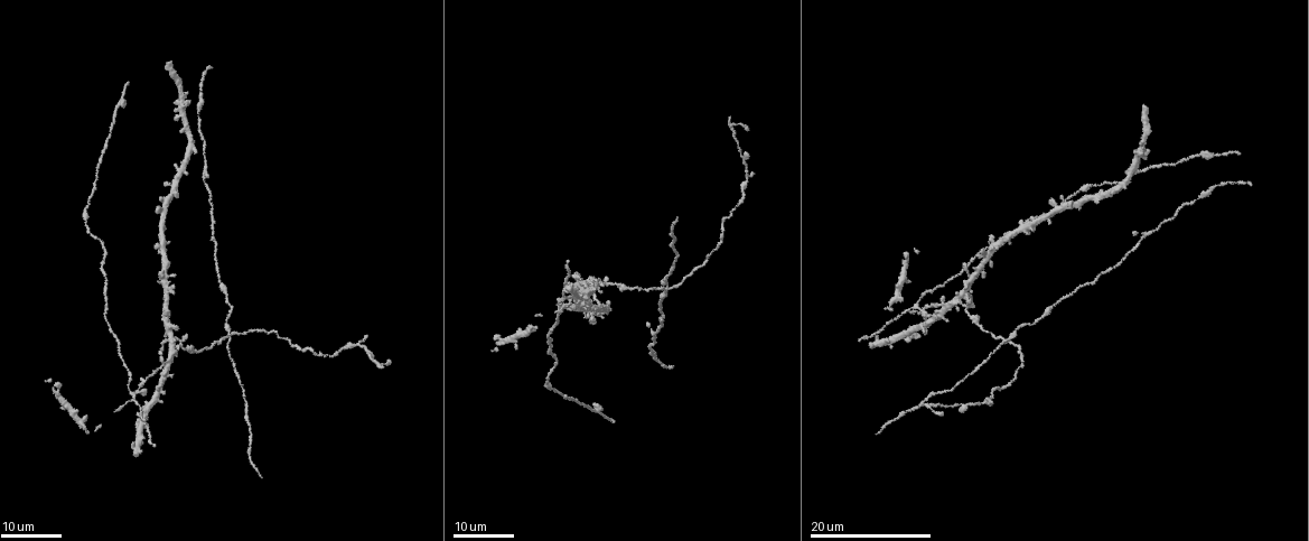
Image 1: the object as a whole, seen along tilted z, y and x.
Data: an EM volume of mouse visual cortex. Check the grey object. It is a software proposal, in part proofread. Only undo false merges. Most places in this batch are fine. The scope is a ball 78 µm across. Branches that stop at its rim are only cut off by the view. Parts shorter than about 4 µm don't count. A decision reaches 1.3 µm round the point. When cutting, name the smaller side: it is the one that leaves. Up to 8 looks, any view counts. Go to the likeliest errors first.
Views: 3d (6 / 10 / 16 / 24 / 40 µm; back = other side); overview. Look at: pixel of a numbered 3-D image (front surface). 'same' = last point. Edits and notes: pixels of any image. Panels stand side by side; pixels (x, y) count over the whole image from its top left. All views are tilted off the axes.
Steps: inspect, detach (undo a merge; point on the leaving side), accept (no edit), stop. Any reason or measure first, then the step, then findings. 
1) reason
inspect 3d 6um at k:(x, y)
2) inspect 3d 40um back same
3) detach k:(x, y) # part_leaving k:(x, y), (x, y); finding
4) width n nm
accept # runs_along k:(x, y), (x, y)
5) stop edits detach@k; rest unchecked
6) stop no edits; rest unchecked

four or more arms meet
inspect 3d 24um at 1:(137, 389)

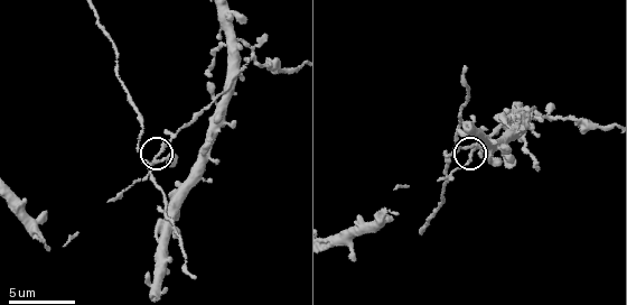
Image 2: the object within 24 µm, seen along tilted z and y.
inspect 3d 10um at 2:(162, 149)

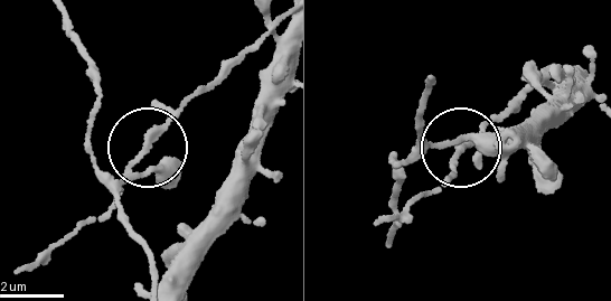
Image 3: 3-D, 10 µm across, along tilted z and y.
accept # runs_along 3:(227, 74), (196, 86), (154, 127), (104, 217); continuous, no second neuron

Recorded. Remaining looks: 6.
branch point
inspect 3d 24um at 1:(1011, 339)

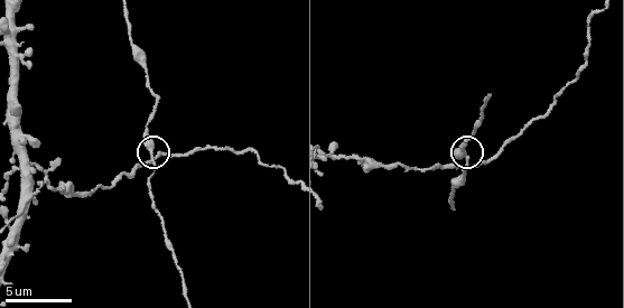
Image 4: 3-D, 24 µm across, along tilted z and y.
inspect 3d 10um at 4:(152, 154)

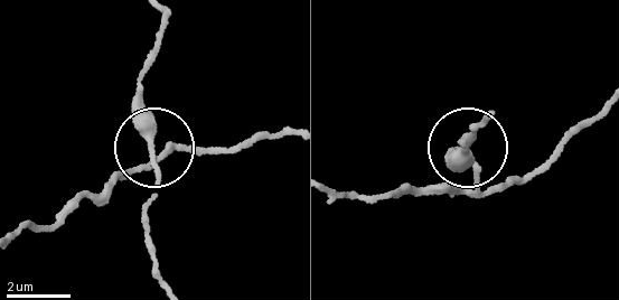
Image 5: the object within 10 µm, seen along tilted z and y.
arms 3
accept # runs_along 5:(16, 235), (104, 193), (153, 150), (146, 227); continuous, no second neuron

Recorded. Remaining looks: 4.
sudden change in width
inspect 3d 16um at 1:(1208, 190)

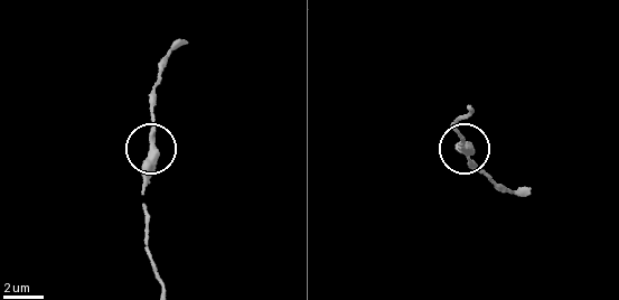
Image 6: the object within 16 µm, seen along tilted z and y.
inspect 3d 10um at 6:(150, 147)

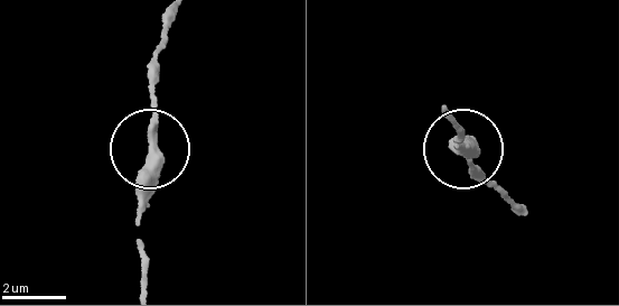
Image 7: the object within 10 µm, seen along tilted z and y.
width 380 nm
accept # runs_along 7:(141, 280), (138, 207), (159, 73); one neuron here

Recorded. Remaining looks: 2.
stop no edits; rest unchecked

